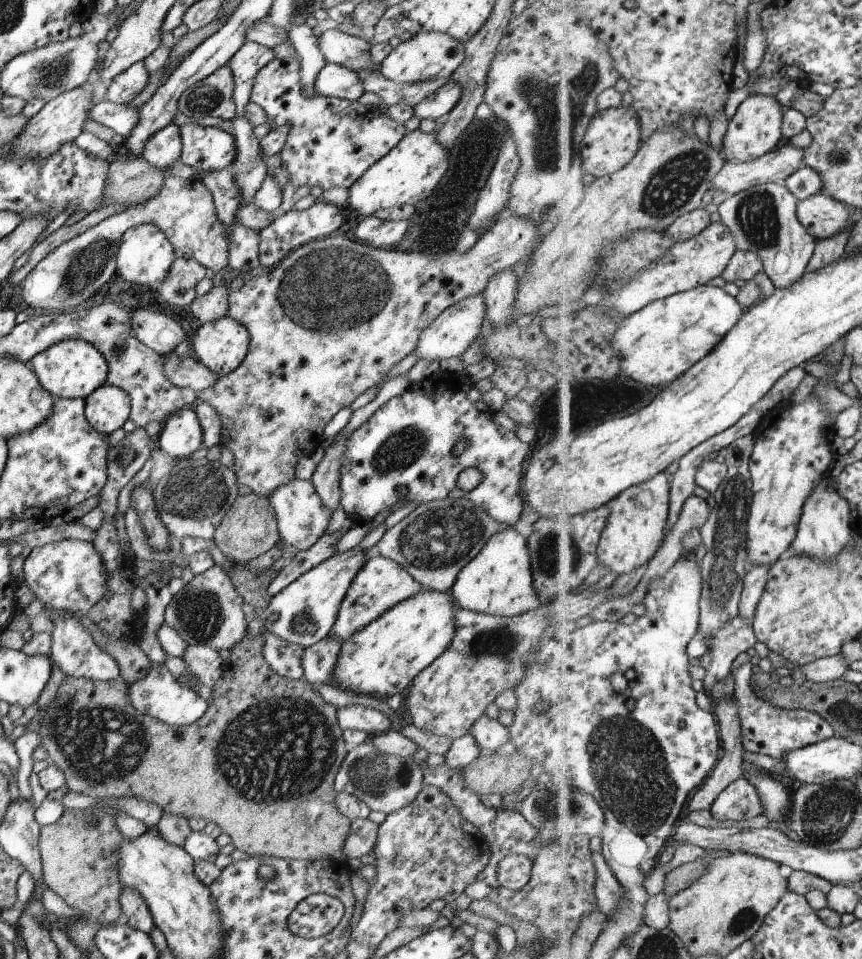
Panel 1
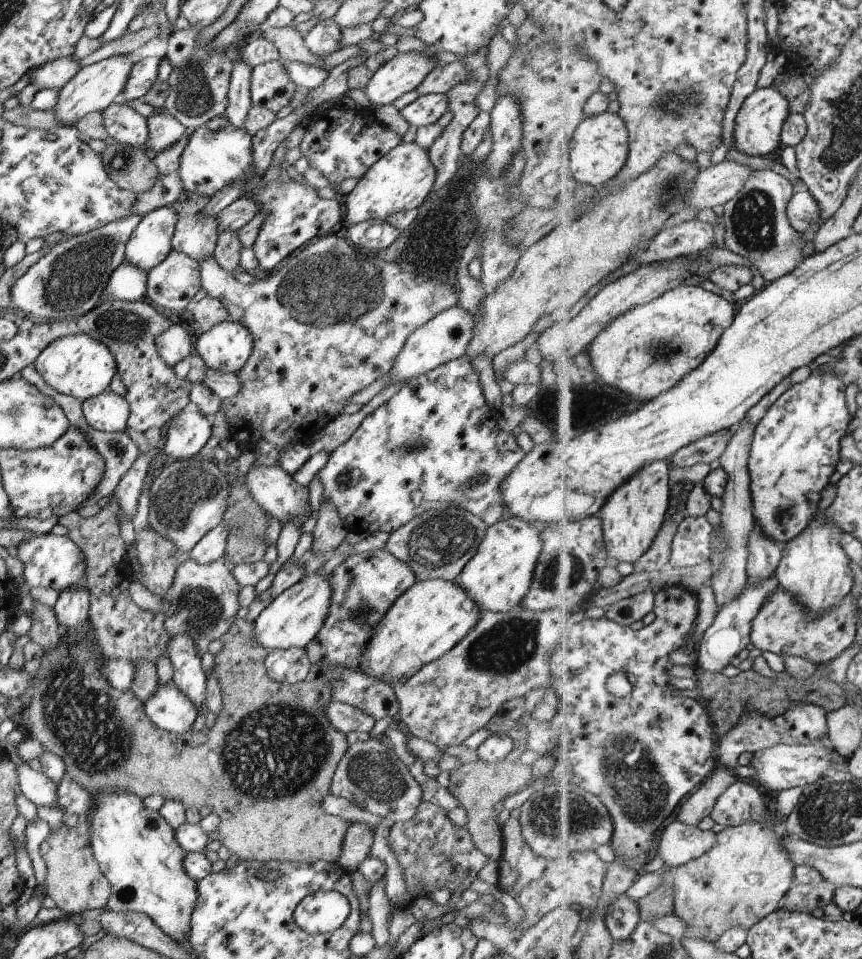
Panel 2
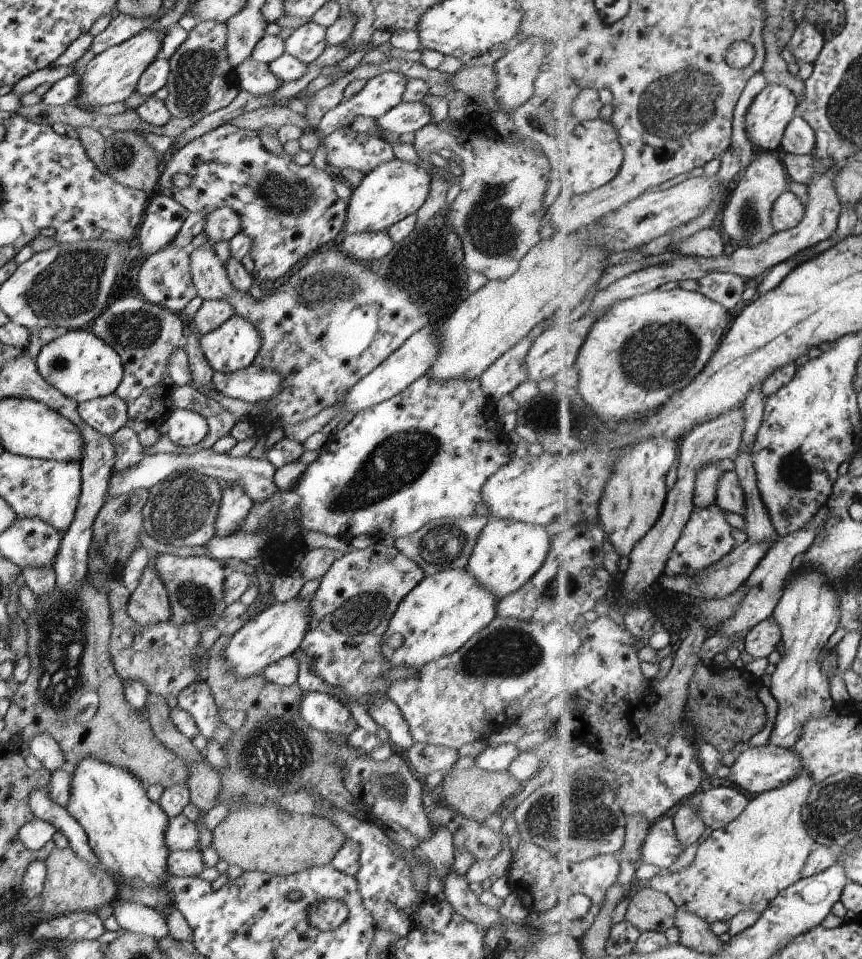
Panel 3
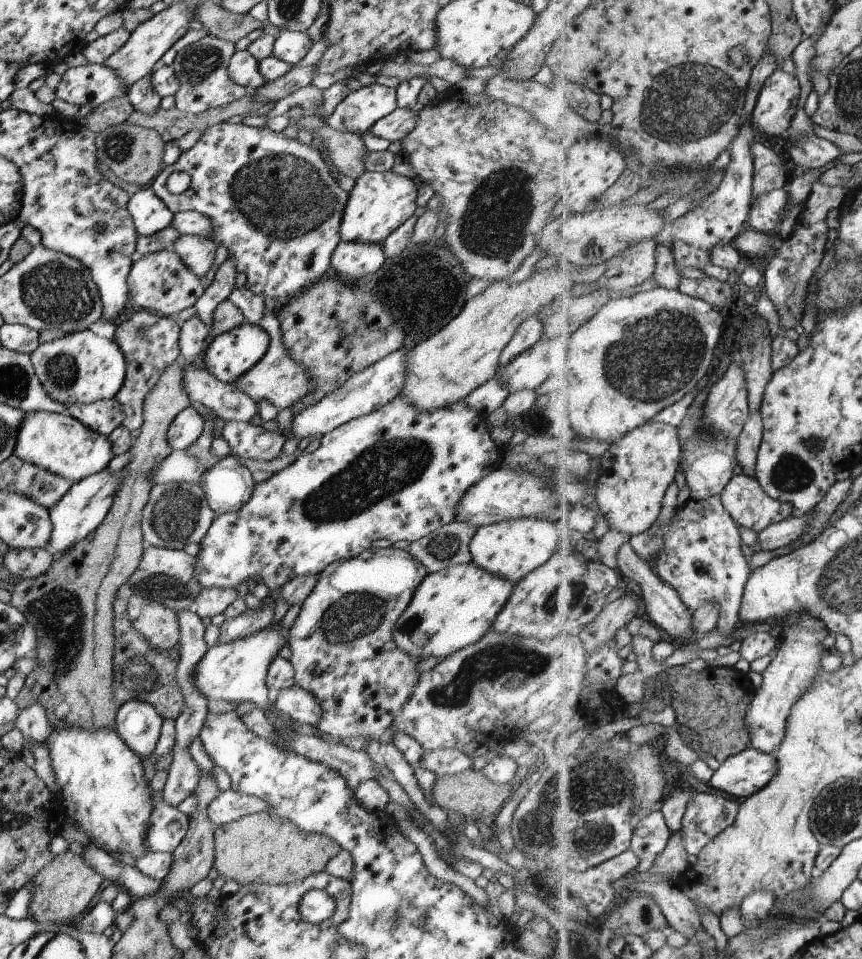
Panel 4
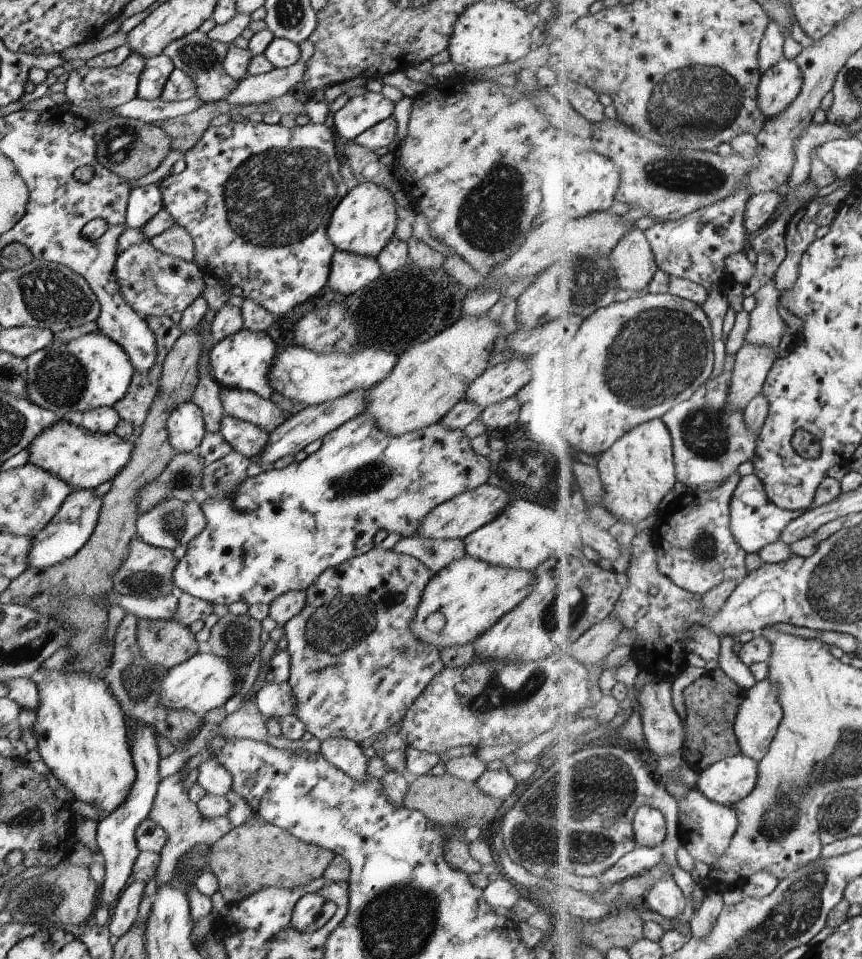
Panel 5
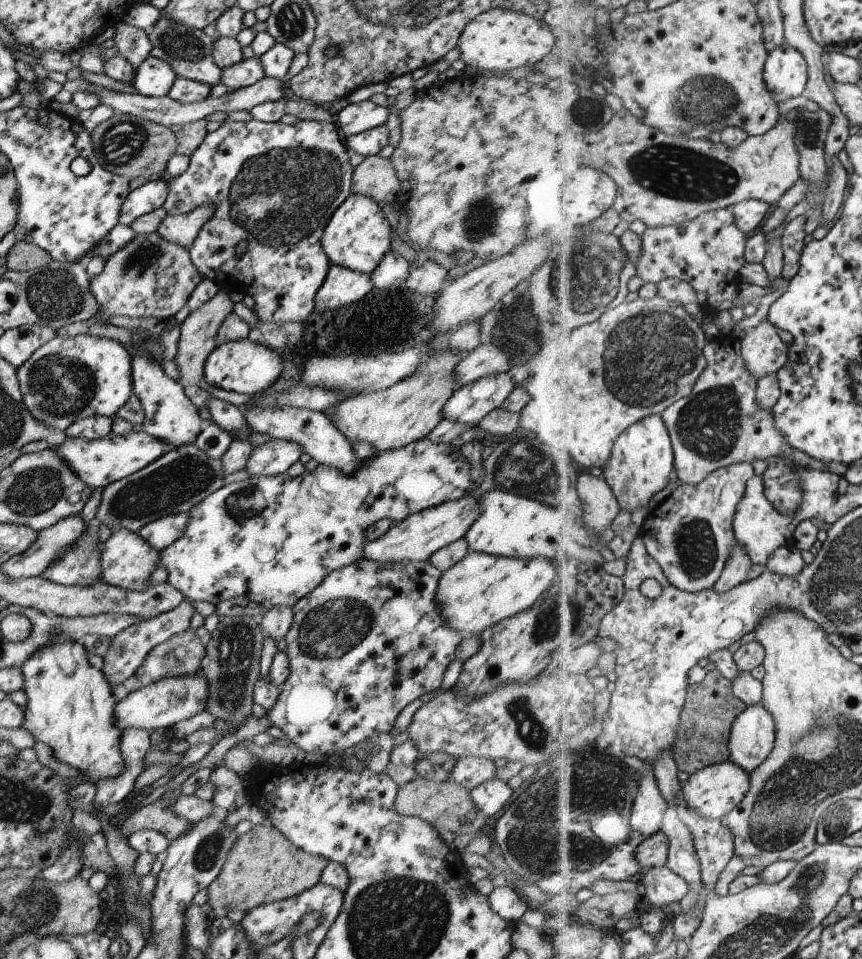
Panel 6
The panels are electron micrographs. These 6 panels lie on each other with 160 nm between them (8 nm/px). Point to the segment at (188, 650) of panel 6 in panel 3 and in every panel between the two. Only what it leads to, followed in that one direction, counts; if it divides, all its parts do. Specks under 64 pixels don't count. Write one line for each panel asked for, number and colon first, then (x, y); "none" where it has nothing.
3: (148, 605)
4: (158, 625)
5: (162, 643)

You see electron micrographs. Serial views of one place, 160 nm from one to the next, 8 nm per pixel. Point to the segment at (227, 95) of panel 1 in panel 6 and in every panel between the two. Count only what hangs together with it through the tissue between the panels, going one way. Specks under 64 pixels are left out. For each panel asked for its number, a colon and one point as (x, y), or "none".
2: (198, 82)
3: (201, 80)
4: (201, 67)
5: (196, 54)
6: (187, 51)

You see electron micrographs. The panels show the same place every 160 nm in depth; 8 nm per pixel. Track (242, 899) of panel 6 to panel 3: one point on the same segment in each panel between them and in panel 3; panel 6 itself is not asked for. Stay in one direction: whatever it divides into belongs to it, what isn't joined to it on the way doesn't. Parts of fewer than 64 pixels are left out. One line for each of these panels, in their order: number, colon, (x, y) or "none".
3: (275, 751)
4: (257, 848)
5: (256, 855)

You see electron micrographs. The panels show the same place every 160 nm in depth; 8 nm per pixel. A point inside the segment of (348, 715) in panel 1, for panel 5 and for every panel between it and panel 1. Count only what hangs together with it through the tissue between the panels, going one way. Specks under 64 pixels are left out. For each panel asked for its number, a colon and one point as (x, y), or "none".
2: (343, 717)
3: (323, 712)
4: (293, 702)
5: (272, 700)

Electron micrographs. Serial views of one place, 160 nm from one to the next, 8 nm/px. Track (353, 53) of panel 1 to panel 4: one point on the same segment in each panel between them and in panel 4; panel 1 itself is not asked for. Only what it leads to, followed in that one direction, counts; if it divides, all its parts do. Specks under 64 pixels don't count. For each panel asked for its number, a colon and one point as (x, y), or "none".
2: (324, 38)
3: (305, 43)
4: (289, 47)

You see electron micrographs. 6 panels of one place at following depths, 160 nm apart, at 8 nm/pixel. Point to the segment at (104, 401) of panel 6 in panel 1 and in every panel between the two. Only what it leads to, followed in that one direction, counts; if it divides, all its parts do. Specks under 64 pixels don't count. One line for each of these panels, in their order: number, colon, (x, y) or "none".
1: (71, 369)
2: (77, 365)
3: (81, 367)
4: (80, 368)
5: (89, 372)

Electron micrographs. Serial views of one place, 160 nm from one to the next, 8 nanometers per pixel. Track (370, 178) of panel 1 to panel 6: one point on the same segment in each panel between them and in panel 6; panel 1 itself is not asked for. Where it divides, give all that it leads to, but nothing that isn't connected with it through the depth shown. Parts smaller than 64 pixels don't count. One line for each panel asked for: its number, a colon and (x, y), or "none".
2: (400, 180)
3: (394, 190)
4: (379, 202)
5: (362, 223)
6: (357, 236)

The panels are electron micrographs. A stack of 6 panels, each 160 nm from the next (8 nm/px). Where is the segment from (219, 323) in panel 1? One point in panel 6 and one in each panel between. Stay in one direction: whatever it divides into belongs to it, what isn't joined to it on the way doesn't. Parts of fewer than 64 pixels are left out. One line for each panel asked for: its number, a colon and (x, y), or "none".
2: (225, 347)
3: (231, 347)
4: (228, 356)
5: (241, 361)
6: (243, 367)

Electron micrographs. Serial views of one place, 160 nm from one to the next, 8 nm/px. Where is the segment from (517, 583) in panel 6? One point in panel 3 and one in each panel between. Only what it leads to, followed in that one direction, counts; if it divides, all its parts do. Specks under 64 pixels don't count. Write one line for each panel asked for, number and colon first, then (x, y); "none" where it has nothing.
3: (437, 617)
4: (451, 608)
5: (461, 602)

